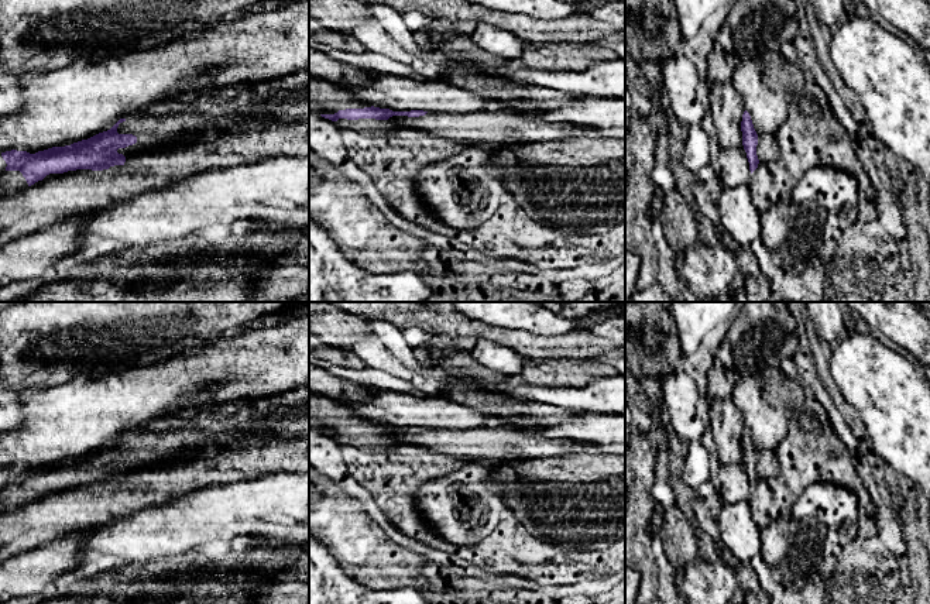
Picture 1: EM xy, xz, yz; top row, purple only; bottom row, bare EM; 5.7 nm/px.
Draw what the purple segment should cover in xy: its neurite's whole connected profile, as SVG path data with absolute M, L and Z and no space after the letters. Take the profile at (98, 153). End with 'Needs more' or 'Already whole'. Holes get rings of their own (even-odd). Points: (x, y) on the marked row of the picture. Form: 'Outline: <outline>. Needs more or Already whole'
Outline: M120 119L110 130L99 133L65 147L52 147L35 154L27 151L1 152L7 167L0 175L0 195L16 193L51 176L76 169L103 171L114 165L124 165L126 157L119 148L137 143L133 134L119 134Z. Needs more

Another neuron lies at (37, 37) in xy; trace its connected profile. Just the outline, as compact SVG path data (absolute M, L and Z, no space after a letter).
M0 0L0 72L28 79L34 75L48 73L71 66L78 61L99 62L111 56L123 56L134 51L145 51L176 40L203 32L212 24L238 17L261 0Z

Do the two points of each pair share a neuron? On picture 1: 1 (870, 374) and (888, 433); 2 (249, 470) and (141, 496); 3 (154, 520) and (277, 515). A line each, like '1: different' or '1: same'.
1: same
2: same
3: same

